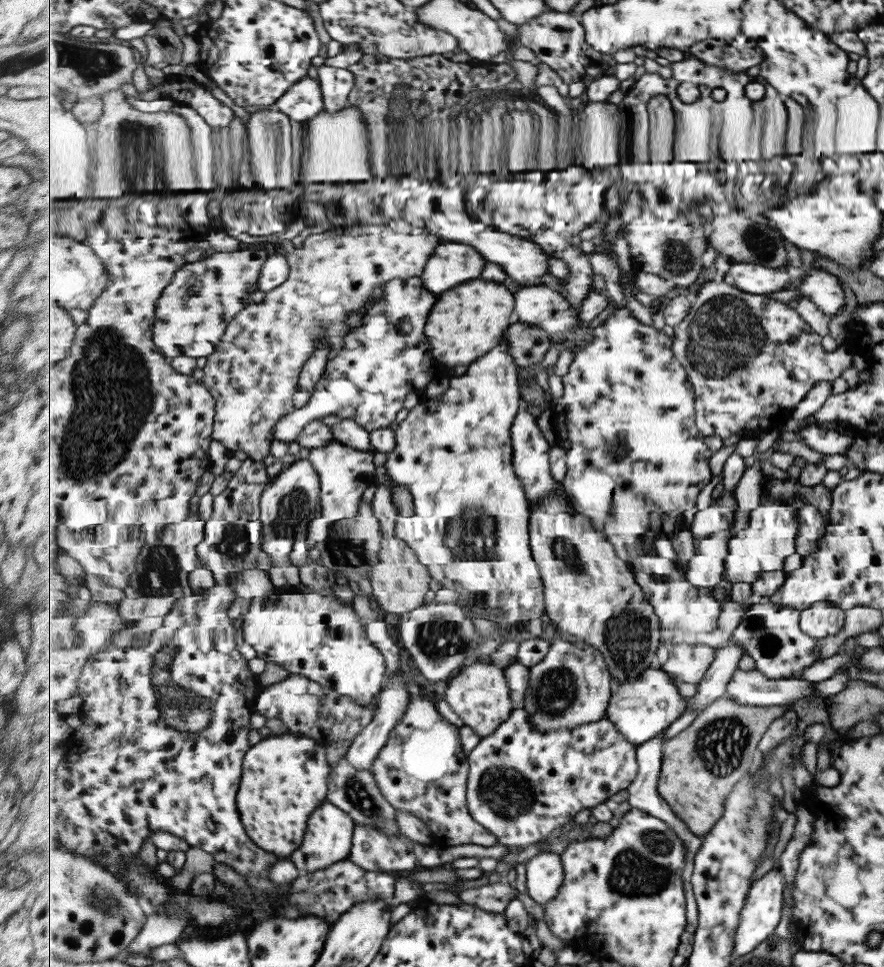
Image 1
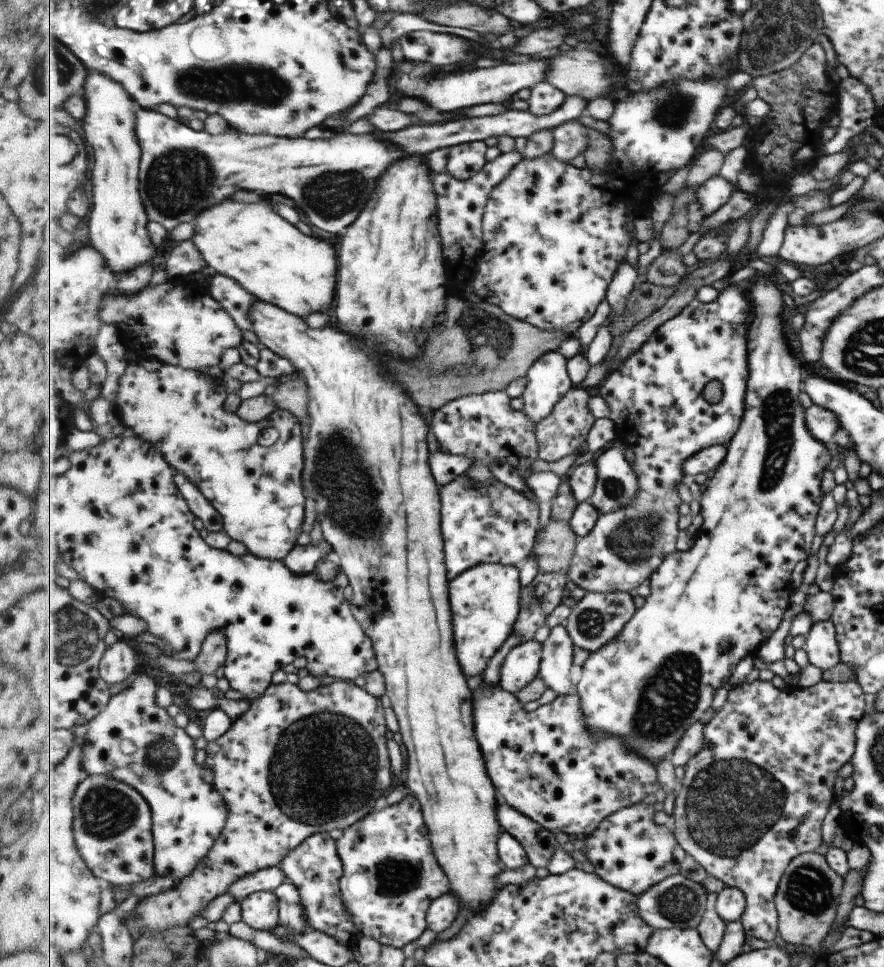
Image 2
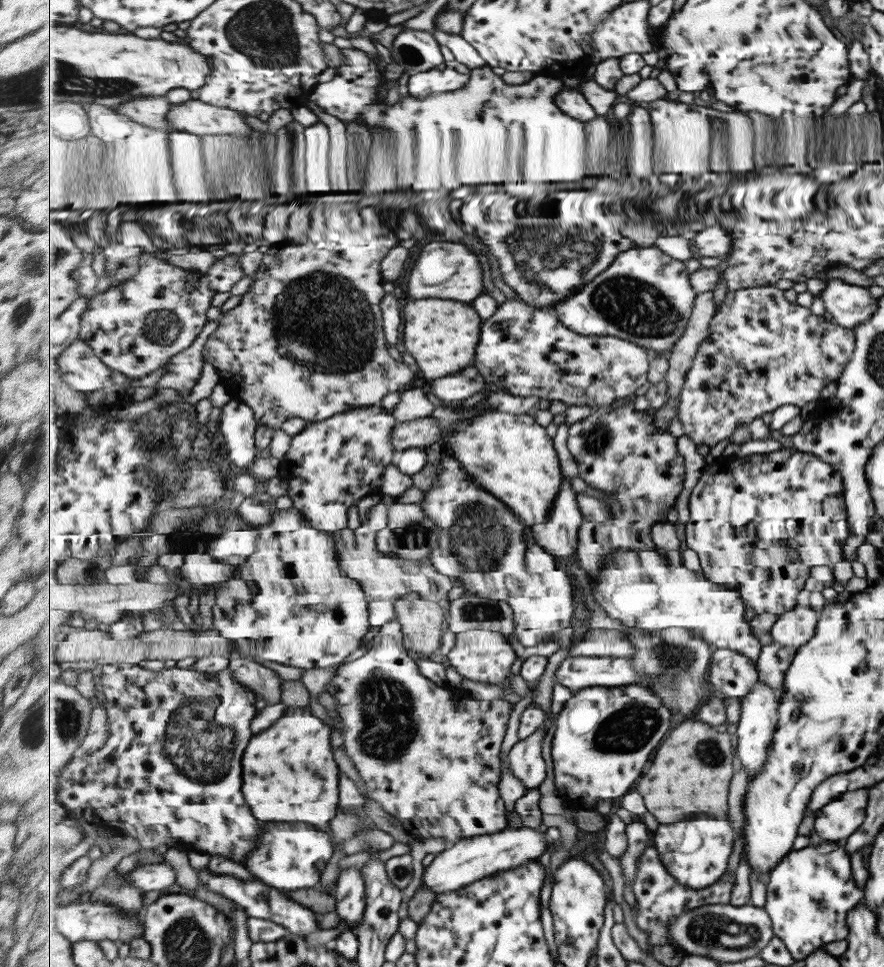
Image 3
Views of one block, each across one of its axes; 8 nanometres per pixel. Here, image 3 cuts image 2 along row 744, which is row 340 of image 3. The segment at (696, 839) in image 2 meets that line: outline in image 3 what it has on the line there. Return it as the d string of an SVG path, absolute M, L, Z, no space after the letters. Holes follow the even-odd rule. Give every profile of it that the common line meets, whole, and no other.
M775 285L729 291L724 298L724 303L713 317L712 323L710 324L709 336L699 347L695 362L693 362L692 368L688 371L682 393L680 394L679 418L684 429L684 434L692 439L695 444L705 444L710 447L715 446L715 444L723 442L726 438L731 439L734 436L735 430L737 430L740 425L749 424L749 422L753 422L755 418L759 418L763 416L763 414L767 414L767 412L772 413L780 406L794 404L795 406L803 408L808 402L817 399L817 394L819 394L821 388L827 386L830 382L835 382L846 368L847 362L849 362L850 358L853 356L853 340L847 340L847 338L851 338L854 332L849 332L849 329L845 330L845 327L839 328L839 325L833 326L831 320L825 322L822 316L817 318L817 316L807 316L807 314L811 314L808 307L800 306L797 303L792 304L789 300L785 300L785 292L779 290ZM807 324L813 328L813 332L815 332L815 326L817 326L819 334L823 334L823 328L825 328L825 332L829 334L829 332L831 332L831 326L833 326L833 328L835 328L835 330L833 330L835 338L809 336L809 334L807 334Z

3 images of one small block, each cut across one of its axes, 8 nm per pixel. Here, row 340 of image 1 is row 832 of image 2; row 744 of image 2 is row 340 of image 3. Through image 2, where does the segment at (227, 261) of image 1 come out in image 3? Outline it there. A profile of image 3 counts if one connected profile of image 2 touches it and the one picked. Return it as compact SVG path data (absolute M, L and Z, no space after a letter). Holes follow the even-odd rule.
M144 255L139 264L140 271L132 279L112 286L103 294L97 293L88 302L80 330L81 338L90 343L103 363L134 381L168 366L174 356L187 350L197 340L208 322L207 310L212 307L217 295L217 292L211 290L210 280L205 273L174 266L165 256L151 258Z

